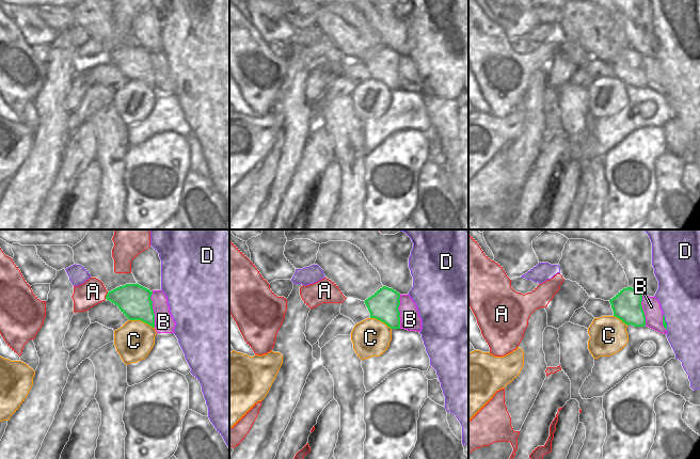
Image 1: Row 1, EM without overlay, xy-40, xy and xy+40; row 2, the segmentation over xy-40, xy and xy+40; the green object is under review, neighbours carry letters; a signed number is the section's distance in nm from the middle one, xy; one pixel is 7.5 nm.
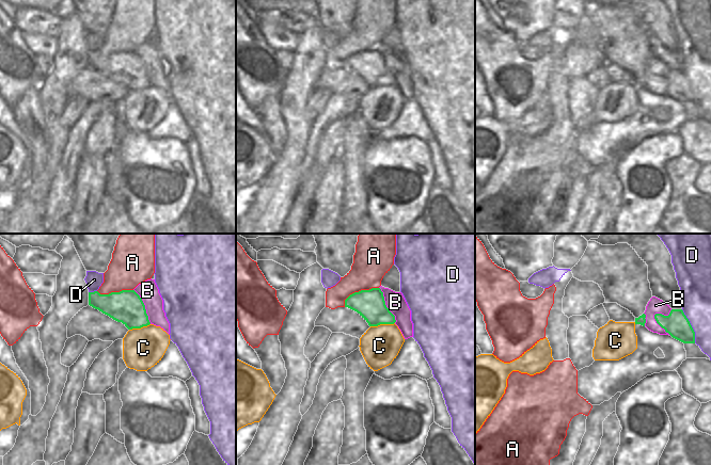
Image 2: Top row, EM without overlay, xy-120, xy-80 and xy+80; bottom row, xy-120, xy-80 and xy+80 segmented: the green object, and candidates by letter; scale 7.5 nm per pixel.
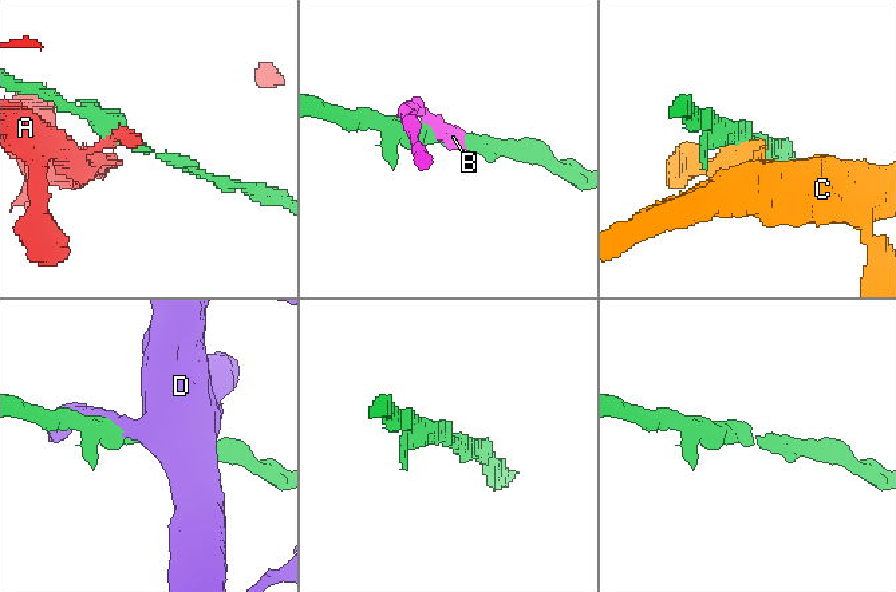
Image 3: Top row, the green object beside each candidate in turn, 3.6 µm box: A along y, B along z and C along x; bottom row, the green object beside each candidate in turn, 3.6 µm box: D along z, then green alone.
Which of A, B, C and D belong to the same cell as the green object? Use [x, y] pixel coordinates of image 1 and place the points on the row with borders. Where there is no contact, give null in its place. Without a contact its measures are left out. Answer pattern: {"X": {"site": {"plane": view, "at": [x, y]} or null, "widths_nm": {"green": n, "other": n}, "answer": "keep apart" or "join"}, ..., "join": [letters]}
{"A": {"site": {"plane": "xy-40", "at": [106, 296]}, "widths_nm": {"green": 240, "other": 190}, "answer": "keep apart"}, "B": {"site": {"plane": "xy-40", "at": [153, 310]}, "widths_nm": {"green": 240, "other": 140}, "answer": "keep apart"}, "C": {"site": {"plane": "xy-40", "at": [142, 320]}, "widths_nm": {"green": 240, "other": 280}, "answer": "keep apart"}, "D": {"site": {"plane": "xy+40", "at": [665, 322]}, "widths_nm": {"green": 30, "other": 320}, "answer": "keep apart"}, "join": []}

